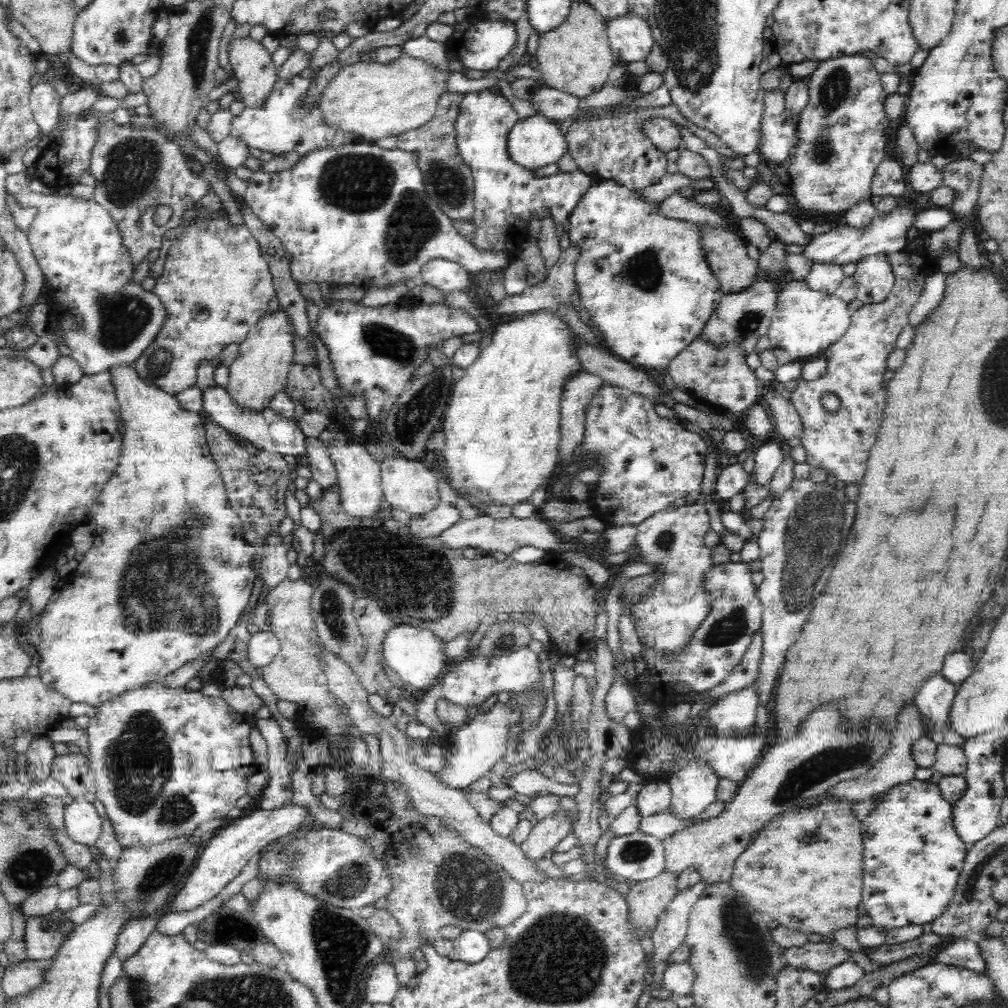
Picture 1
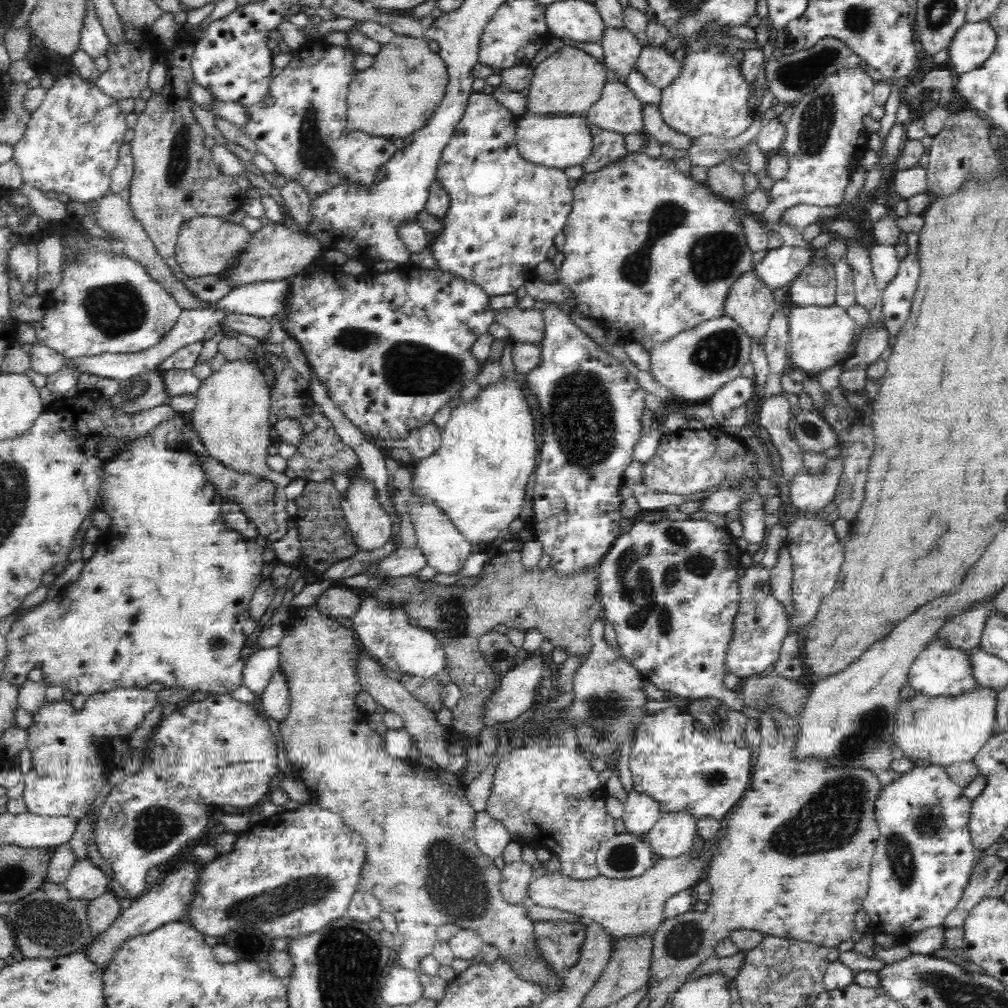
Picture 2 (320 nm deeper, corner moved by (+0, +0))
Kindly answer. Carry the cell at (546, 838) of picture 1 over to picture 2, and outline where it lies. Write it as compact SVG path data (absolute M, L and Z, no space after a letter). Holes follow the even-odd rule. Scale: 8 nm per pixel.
M523 861L506 864L501 870L501 893L506 902L522 906L530 898L528 886L534 878L531 865Z

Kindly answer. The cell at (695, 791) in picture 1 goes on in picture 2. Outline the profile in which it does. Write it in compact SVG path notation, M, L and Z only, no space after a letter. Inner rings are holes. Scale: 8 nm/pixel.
M684 811L661 813L660 820L646 835L646 842L652 854L664 858L683 855L693 844L696 821L692 814Z

